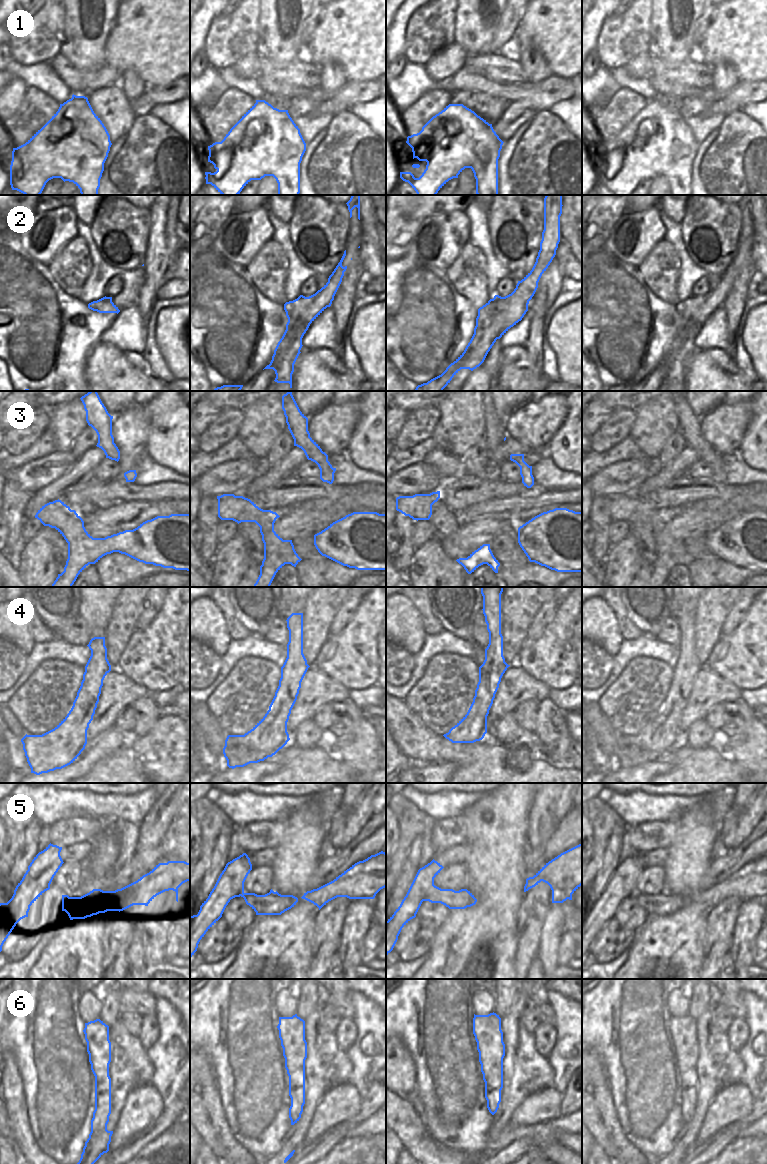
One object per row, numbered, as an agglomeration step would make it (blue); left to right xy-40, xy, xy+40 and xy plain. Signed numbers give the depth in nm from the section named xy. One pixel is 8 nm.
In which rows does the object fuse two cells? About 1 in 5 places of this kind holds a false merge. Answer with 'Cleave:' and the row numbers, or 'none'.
Cleave: 2, 5

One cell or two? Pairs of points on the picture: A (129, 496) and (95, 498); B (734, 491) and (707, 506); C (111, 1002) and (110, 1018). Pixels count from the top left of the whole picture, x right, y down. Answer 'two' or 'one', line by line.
A: one
B: two
C: one

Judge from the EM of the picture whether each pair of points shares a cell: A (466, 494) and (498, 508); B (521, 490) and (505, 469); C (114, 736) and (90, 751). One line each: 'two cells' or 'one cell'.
A: two cells
B: two cells
C: one cell

